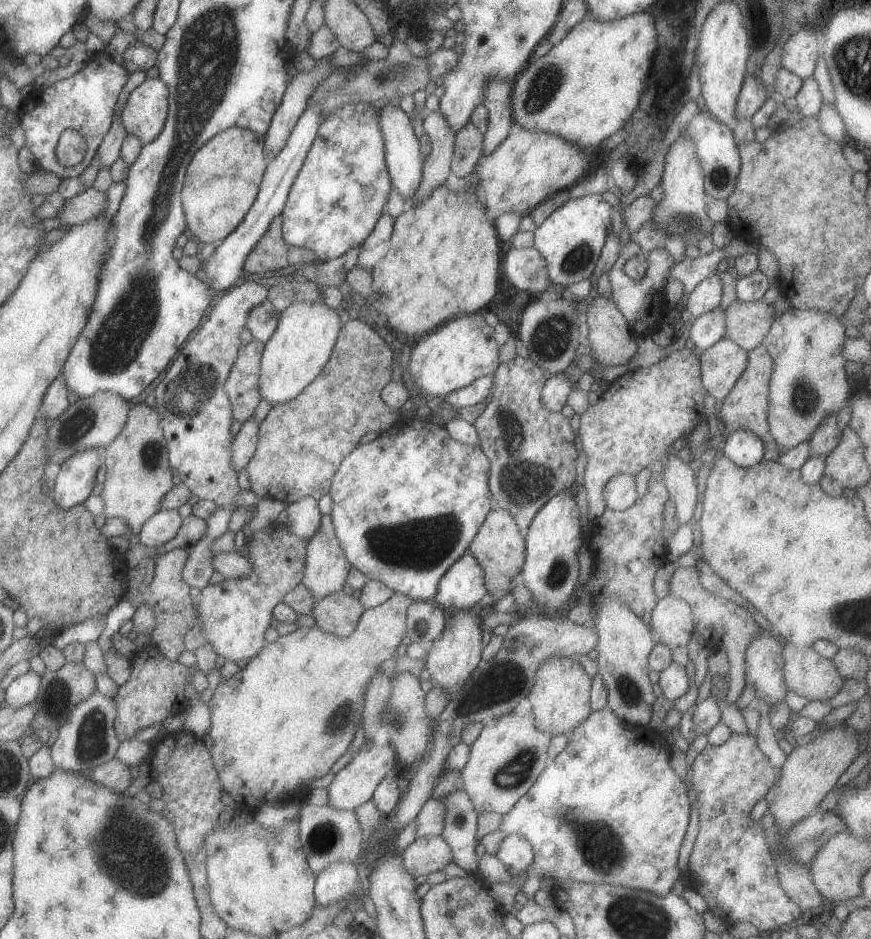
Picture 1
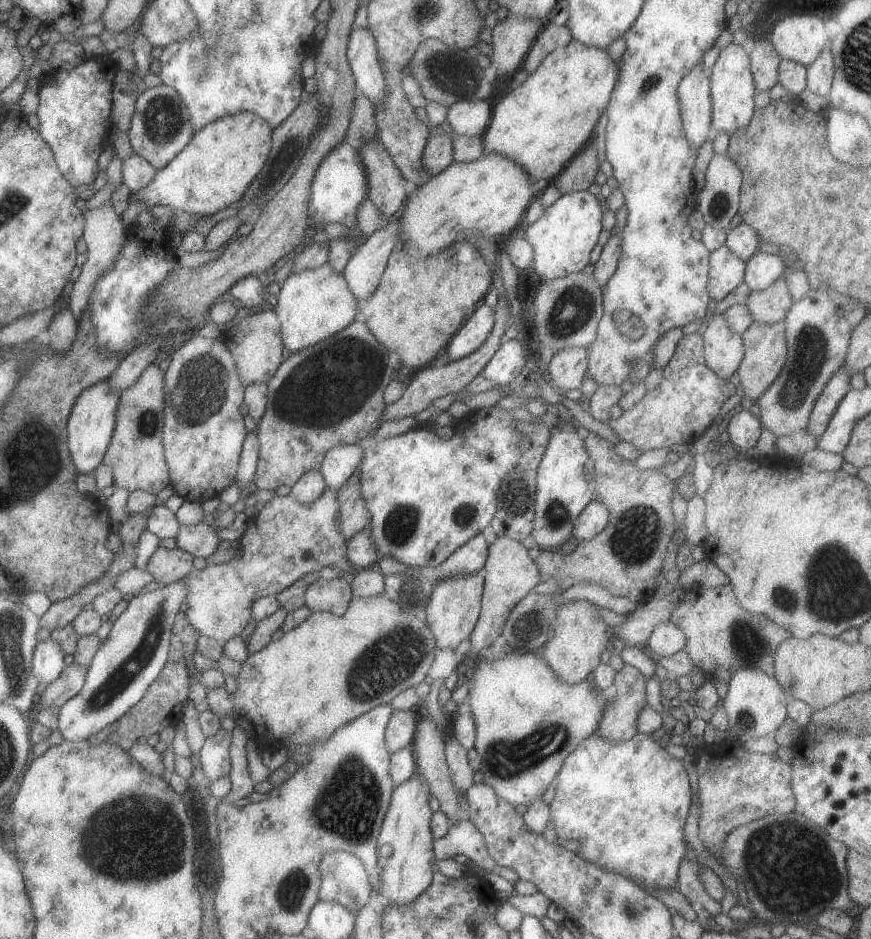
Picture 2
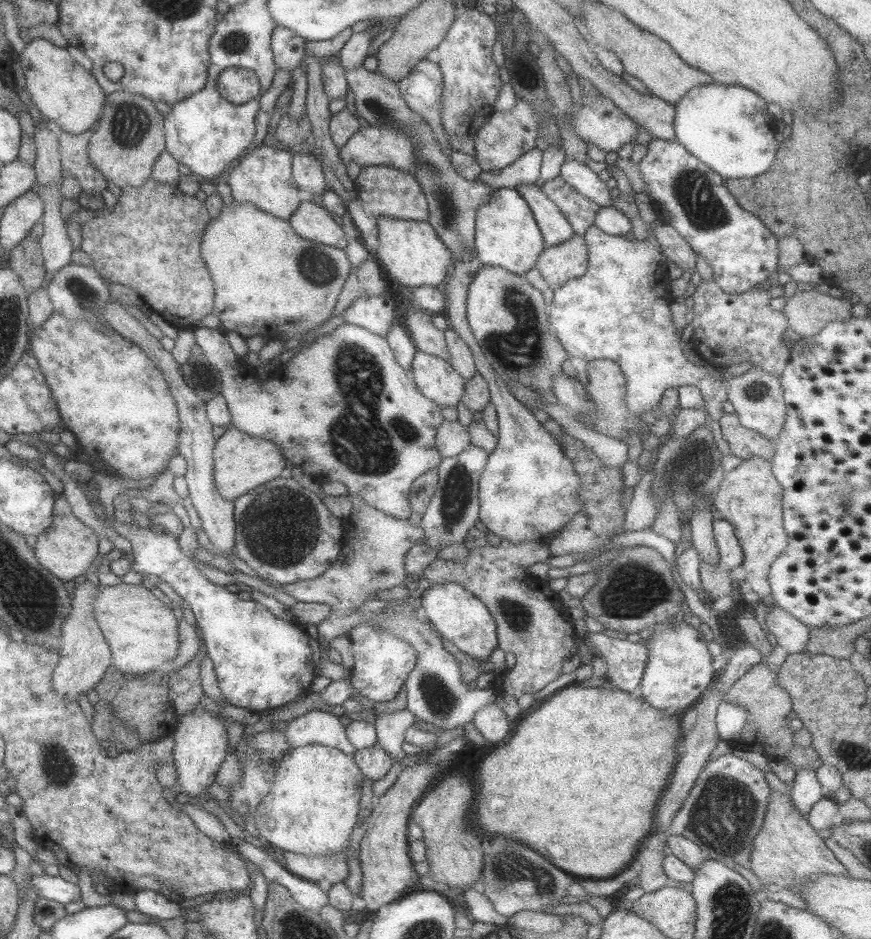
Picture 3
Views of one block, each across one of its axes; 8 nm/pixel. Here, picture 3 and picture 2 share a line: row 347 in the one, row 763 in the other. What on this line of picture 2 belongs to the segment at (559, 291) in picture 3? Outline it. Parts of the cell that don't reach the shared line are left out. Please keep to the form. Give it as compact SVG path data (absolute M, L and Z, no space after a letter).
M597 730L588 738L583 739L575 750L564 760L562 769L555 778L556 796L549 805L549 818L552 820L558 842L578 840L577 856L585 862L594 864L600 870L608 873L620 874L626 879L631 879L636 884L647 887L647 891L655 889L677 889L679 880L679 869L685 855L687 854L687 843L685 842L685 827L689 818L691 805L693 804L692 786L690 786L688 774L682 762L673 758L656 740L648 734L637 733L631 740L614 743L599 736Z

